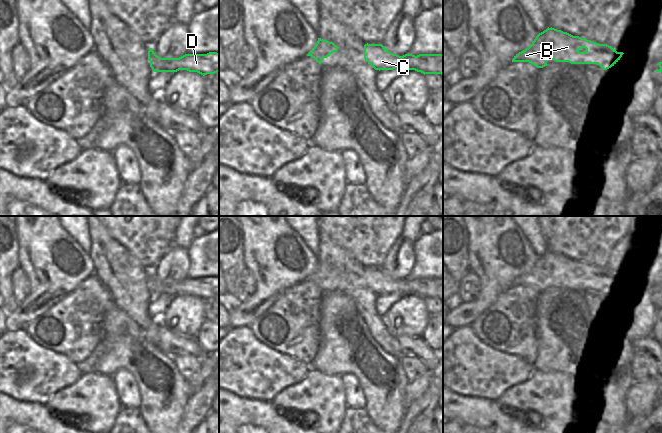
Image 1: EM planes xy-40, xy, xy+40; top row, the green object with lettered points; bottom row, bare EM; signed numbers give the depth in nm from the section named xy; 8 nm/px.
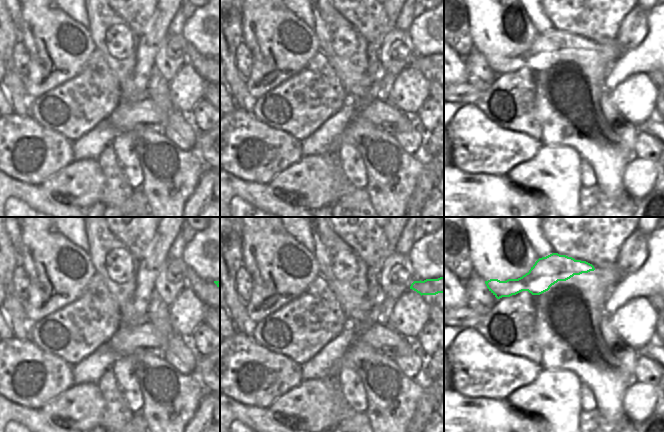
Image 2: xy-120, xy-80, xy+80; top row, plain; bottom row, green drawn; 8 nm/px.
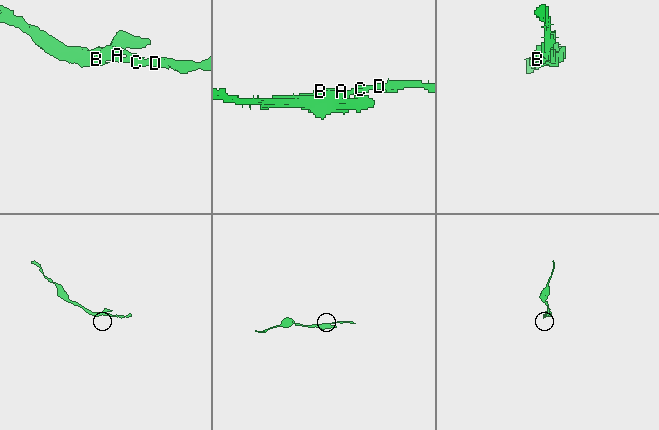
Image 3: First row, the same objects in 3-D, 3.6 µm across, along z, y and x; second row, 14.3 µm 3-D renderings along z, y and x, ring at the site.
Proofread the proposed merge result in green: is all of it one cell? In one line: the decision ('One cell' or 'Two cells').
One cell

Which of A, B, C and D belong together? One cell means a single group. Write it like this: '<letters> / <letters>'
A B C D

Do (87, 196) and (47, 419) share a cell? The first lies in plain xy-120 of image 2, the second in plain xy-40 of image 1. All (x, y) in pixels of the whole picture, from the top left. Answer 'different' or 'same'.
different

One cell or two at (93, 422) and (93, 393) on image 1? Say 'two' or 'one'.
one

